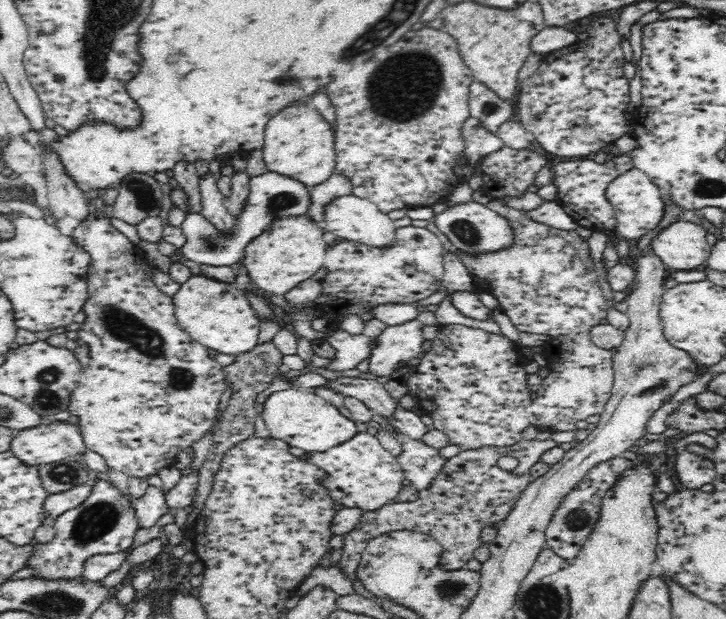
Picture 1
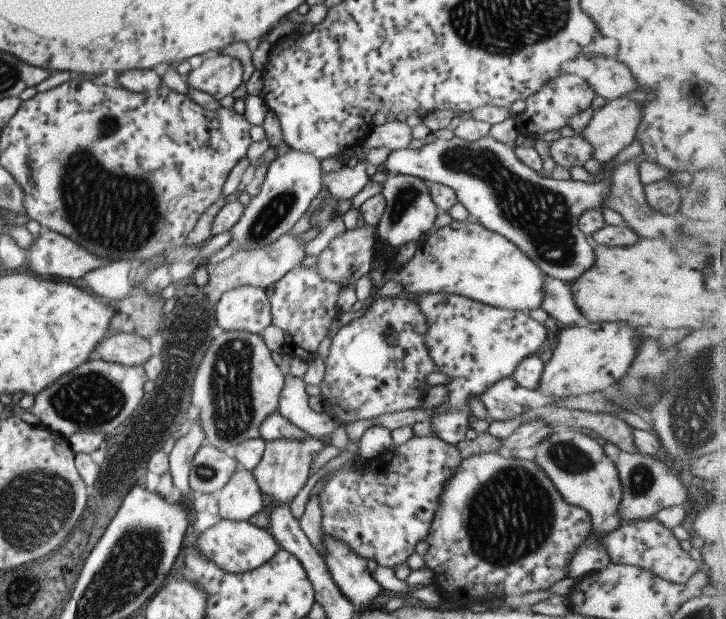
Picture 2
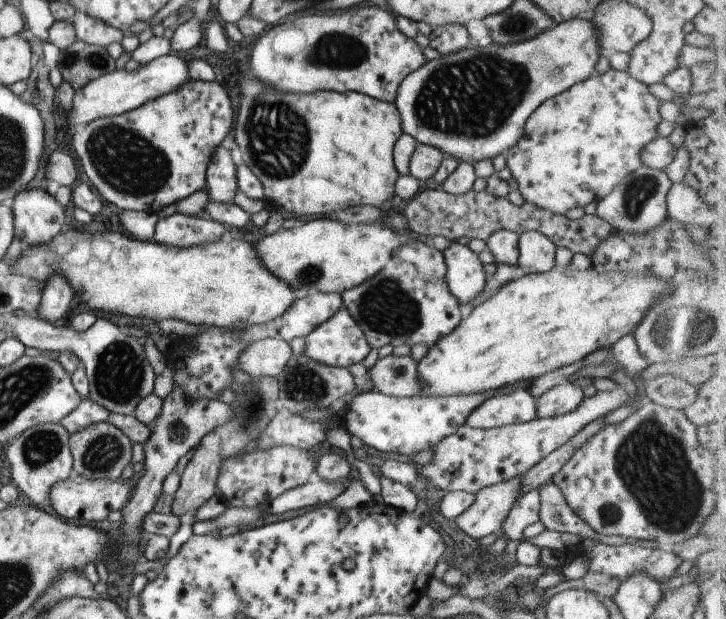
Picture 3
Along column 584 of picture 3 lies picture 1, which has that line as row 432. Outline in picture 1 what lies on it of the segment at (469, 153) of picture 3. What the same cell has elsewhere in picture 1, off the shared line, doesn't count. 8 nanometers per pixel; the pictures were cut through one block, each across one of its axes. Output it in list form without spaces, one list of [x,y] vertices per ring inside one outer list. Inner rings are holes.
[[[54,421],[49,426],[40,425],[19,431],[12,439],[9,451],[24,465],[38,467],[74,458],[78,454],[83,455],[87,449],[82,440],[78,425],[68,424],[66,421]]]

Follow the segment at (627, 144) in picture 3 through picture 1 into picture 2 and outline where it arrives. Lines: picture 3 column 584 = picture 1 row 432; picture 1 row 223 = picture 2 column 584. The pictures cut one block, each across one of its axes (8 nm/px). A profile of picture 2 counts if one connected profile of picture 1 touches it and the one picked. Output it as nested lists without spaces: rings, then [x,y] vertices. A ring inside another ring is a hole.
[[[561,73],[557,78],[549,80],[547,86],[539,88],[539,92],[524,100],[523,112],[514,117],[516,129],[520,134],[533,138],[539,138],[551,130],[559,130],[568,123],[570,117],[588,109],[595,96],[595,92],[587,86],[583,78],[570,73]]]

